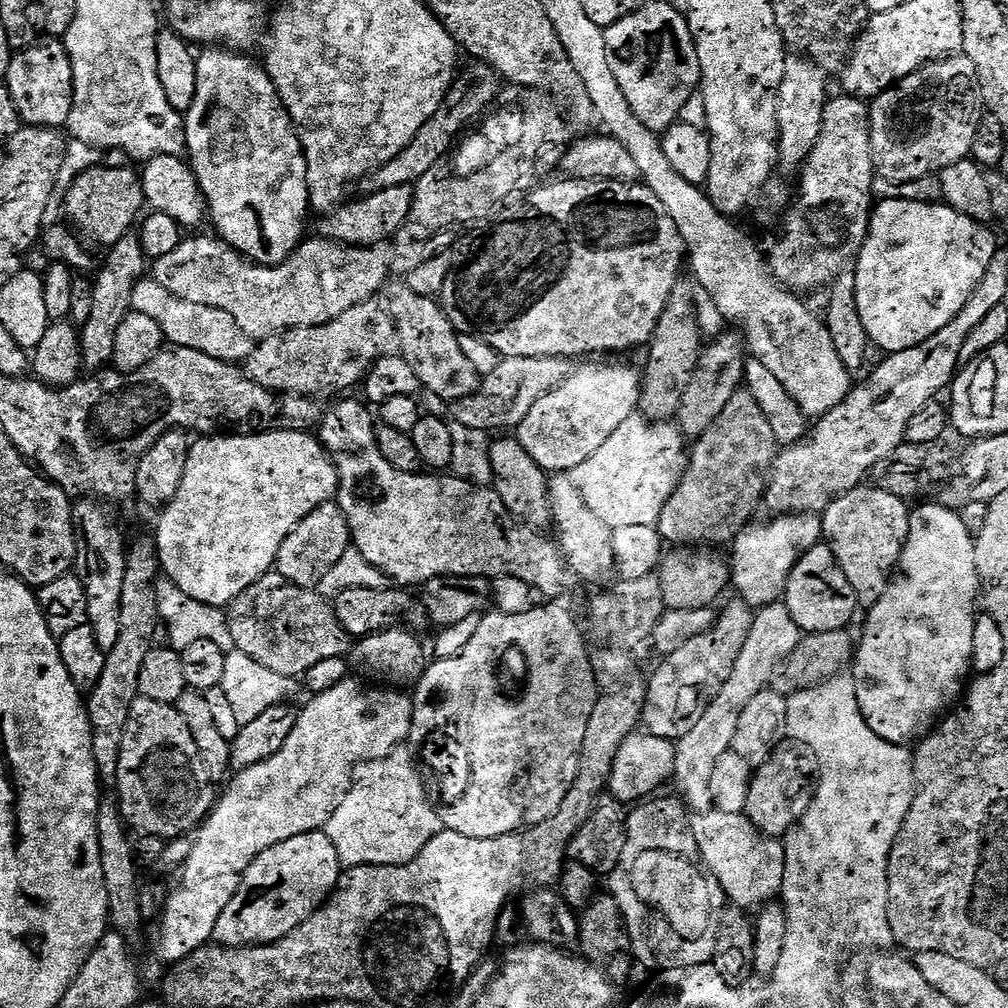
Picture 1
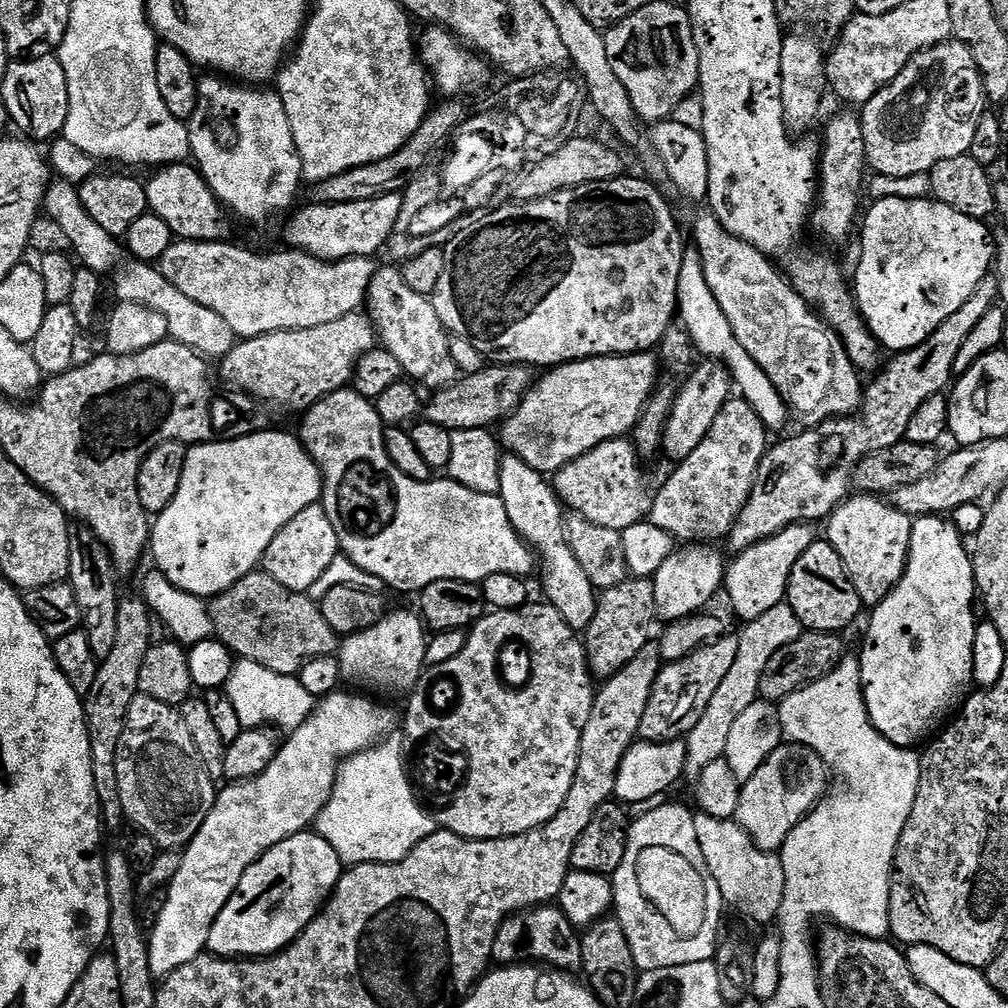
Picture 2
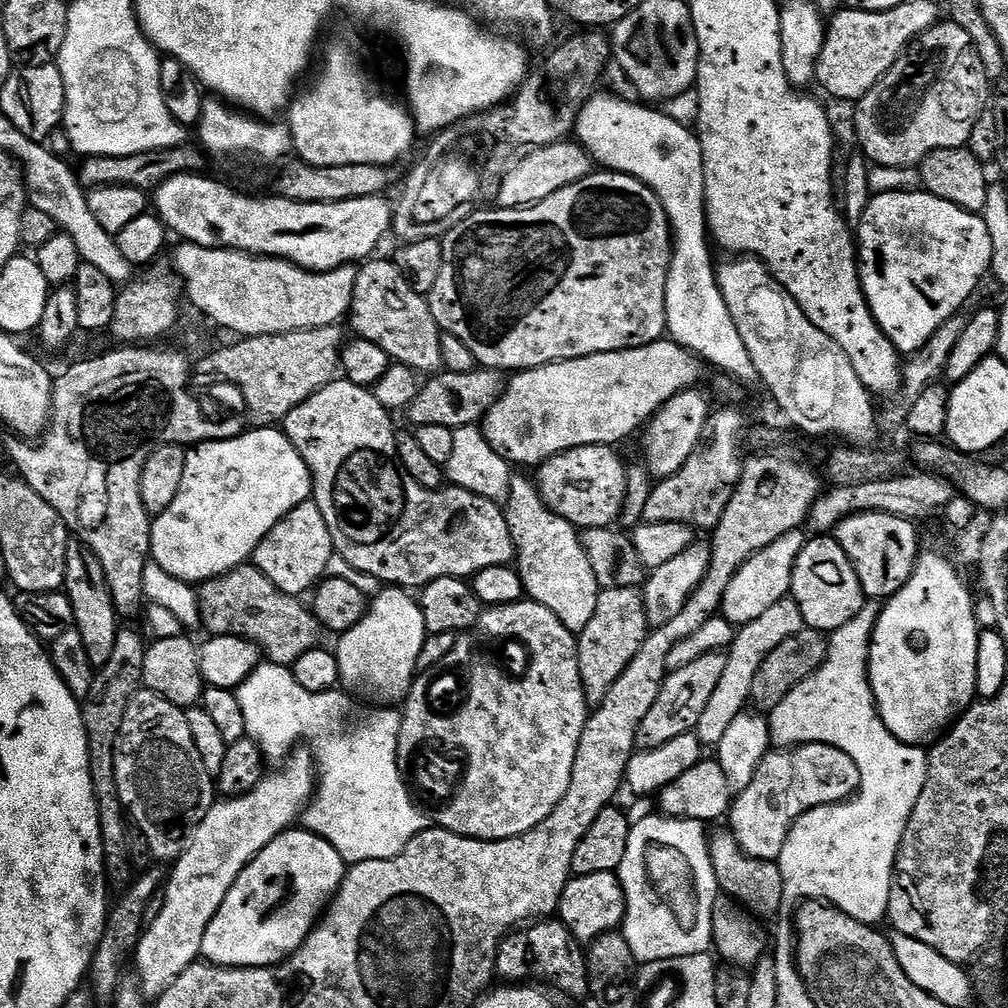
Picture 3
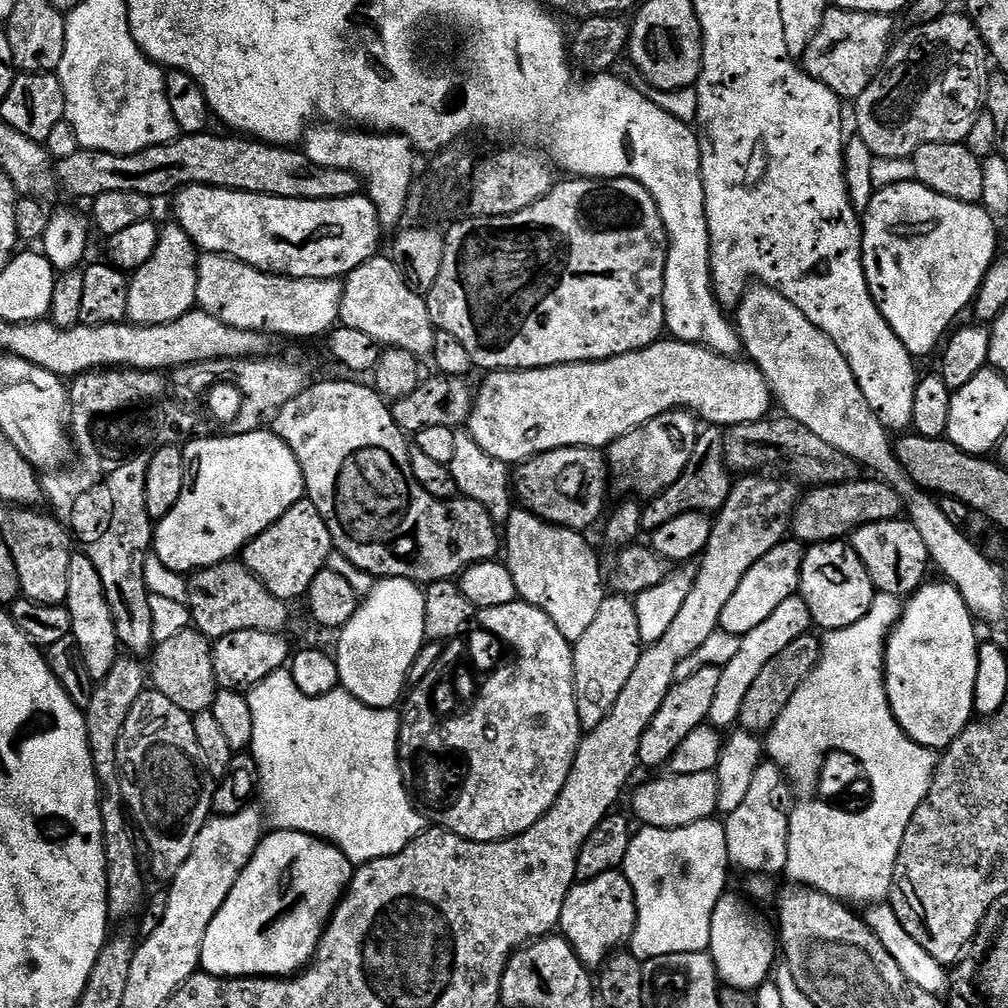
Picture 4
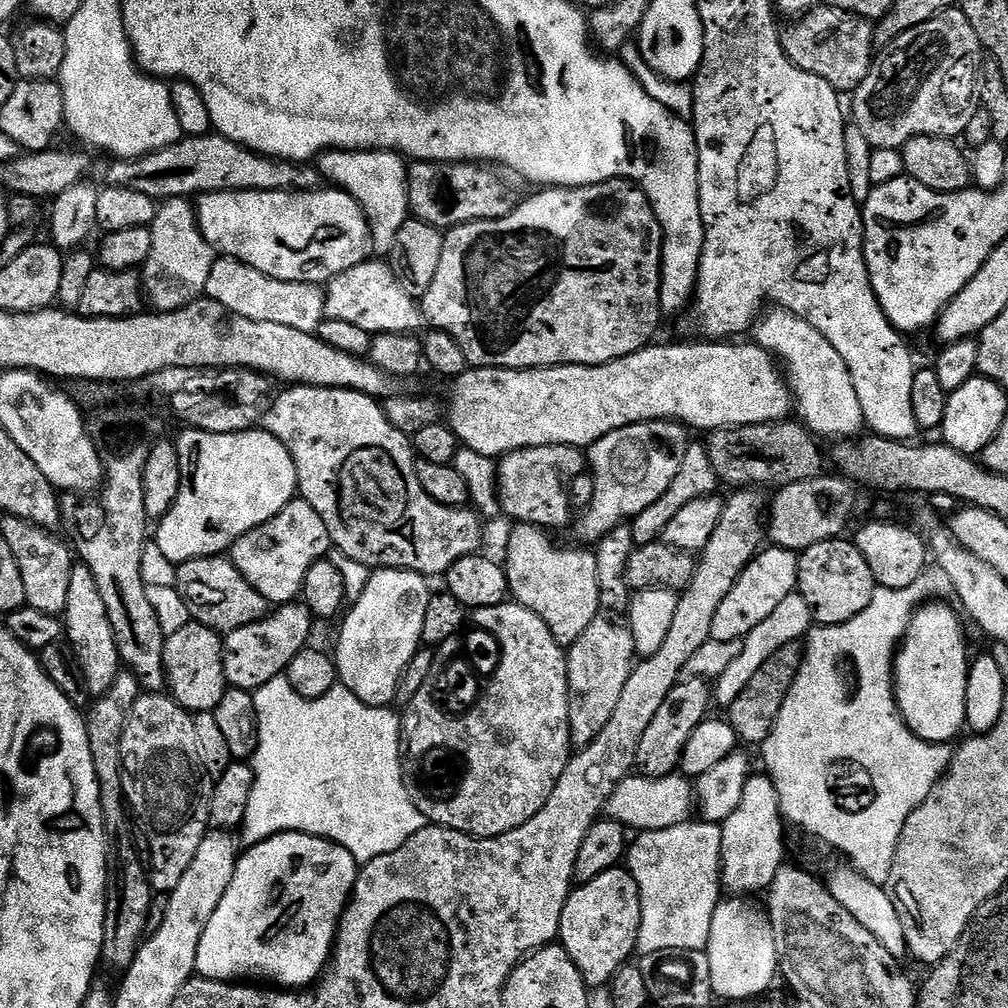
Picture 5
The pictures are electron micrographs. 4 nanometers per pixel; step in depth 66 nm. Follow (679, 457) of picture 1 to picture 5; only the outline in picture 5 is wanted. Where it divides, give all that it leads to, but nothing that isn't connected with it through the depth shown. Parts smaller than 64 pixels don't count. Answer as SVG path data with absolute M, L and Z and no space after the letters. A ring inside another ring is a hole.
M543 444L533 448L514 450L499 457L496 465L497 472L497 498L500 499L500 508L503 515L509 516L512 522L522 524L537 524L539 528L553 530L560 528L568 519L573 519L572 512L568 509L568 491L572 483L580 476L580 471L585 471L586 456L581 449L570 444Z

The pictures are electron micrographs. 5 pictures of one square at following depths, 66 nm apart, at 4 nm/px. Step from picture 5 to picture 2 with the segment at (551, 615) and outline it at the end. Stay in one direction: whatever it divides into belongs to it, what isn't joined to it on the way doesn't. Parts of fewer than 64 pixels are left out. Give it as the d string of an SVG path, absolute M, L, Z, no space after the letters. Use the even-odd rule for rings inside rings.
M501 455L500 466L501 488L498 495L506 506L506 515L514 530L518 530L538 557L538 577L544 583L543 599L552 604L558 614L562 614L564 621L577 634L587 633L590 622L594 622L598 590L590 578L586 578L586 570L582 570L578 558L574 558L574 550L570 550L564 533L566 512L555 487L545 473L534 470L534 466L526 466L526 462L517 456Z

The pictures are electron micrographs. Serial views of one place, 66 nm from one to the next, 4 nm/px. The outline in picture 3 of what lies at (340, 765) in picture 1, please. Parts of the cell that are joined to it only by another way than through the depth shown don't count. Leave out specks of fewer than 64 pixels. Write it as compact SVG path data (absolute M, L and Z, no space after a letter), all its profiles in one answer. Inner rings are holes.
M301 746L283 761L281 772L265 775L258 787L241 796L221 799L202 818L202 826L194 834L190 846L171 865L166 887L162 892L164 905L145 927L140 945L134 953L135 971L140 987L149 998L161 996L192 964L201 959L200 947L206 926L218 914L218 906L226 898L230 886L242 870L262 849L292 824L301 819L304 809L312 803L318 783L316 762L311 747Z

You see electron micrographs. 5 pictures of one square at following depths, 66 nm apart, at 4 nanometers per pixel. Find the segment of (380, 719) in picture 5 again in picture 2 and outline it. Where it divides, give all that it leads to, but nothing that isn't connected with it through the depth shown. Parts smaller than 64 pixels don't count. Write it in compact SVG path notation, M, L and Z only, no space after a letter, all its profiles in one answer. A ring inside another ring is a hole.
M237 659L233 663L232 673L226 685L226 693L244 728L262 728L265 726L271 726L276 730L297 728L302 726L302 722L306 722L306 718L318 703L317 697L312 696L310 690L306 690L306 686L302 686L297 677L274 674L274 670L266 670L266 666L258 666L258 662L242 659ZM393 734L385 736L375 748L341 760L332 793L314 828L330 846L334 846L345 865L393 864L404 860L418 842L437 831L435 815L416 801L416 792L408 781L404 748L405 741Z

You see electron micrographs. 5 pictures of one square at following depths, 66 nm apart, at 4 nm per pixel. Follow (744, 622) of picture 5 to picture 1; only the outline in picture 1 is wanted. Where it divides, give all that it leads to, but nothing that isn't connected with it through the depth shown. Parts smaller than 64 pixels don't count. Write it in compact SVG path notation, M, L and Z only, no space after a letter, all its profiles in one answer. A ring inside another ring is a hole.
M815 512L774 516L765 521L765 524L749 523L730 545L731 587L736 587L740 595L737 597L753 610L775 604L783 597L790 570L794 570L802 554L821 543L824 534L823 519Z

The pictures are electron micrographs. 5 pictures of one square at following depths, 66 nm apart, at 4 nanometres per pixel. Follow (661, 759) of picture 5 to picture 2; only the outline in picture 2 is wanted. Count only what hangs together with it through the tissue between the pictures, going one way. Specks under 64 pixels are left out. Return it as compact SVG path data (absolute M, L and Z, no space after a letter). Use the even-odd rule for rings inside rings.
M725 634L720 639L694 650L694 654L686 658L665 663L654 682L650 702L646 702L646 714L642 714L639 739L653 744L664 744L668 740L687 737L688 732L698 726L698 718L702 718L706 706L710 706L710 698L714 698L718 686L722 686L730 666L734 666L734 658L738 658L739 641L739 635Z

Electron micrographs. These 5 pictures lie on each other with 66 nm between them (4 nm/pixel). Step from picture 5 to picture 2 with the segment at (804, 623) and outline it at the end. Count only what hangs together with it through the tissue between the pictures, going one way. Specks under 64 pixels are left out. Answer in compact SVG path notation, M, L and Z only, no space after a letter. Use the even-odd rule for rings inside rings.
M787 602L766 610L766 614L747 621L743 627L744 629L739 629L738 632L740 641L738 642L738 658L734 658L734 666L730 666L730 671L727 672L722 686L718 686L714 698L710 698L710 706L706 706L702 718L698 718L698 726L694 726L694 730L690 730L686 737L688 753L684 767L685 777L699 776L703 768L710 766L710 762L723 757L734 721L760 696L762 670L766 670L770 658L774 658L774 654L778 654L782 646L790 646L790 642L794 642L806 631L798 614L794 614L794 610Z

